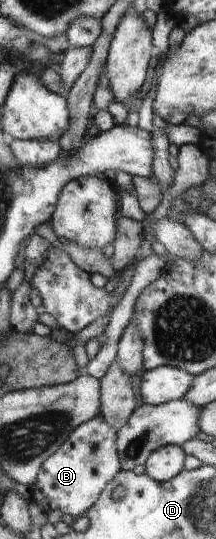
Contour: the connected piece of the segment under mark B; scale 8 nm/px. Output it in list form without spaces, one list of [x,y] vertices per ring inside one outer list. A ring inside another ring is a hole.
[[[101,414],[76,427],[58,451],[53,452],[41,466],[37,481],[30,487],[30,501],[37,503],[47,513],[58,509],[74,517],[84,516],[98,501],[104,486],[121,470],[116,438],[117,432],[106,423]]]

